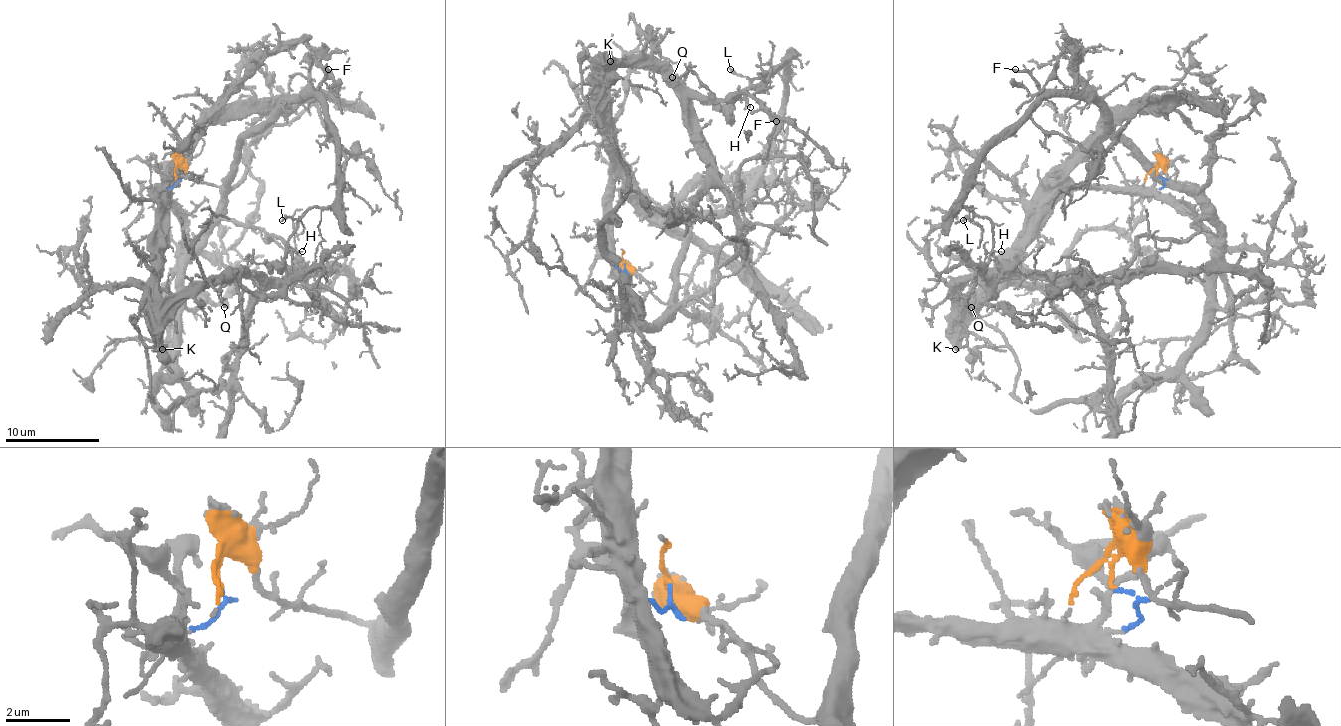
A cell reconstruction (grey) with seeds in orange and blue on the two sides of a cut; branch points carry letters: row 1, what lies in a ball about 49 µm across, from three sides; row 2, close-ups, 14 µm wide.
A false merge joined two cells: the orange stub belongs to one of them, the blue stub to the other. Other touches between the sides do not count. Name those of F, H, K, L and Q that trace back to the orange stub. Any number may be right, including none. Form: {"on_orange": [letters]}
{"on_orange": ["F", "H", "L"]}

